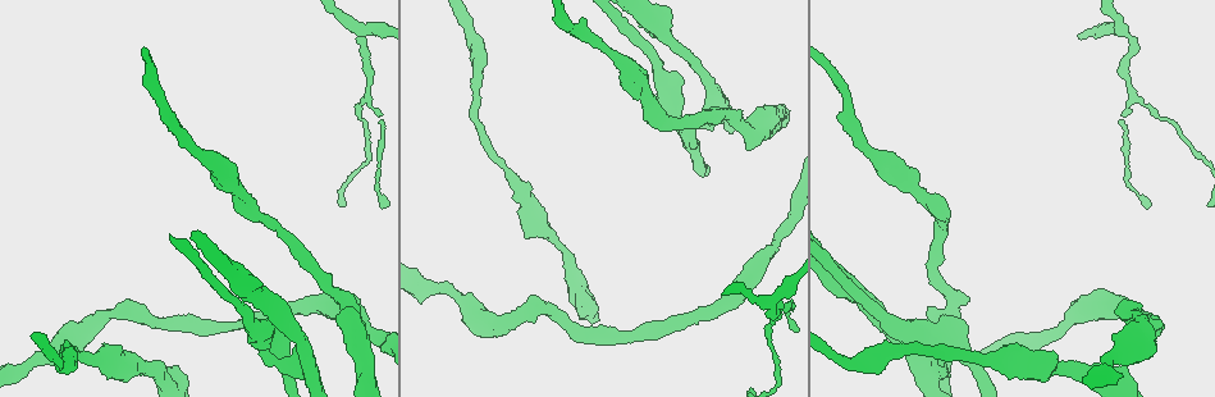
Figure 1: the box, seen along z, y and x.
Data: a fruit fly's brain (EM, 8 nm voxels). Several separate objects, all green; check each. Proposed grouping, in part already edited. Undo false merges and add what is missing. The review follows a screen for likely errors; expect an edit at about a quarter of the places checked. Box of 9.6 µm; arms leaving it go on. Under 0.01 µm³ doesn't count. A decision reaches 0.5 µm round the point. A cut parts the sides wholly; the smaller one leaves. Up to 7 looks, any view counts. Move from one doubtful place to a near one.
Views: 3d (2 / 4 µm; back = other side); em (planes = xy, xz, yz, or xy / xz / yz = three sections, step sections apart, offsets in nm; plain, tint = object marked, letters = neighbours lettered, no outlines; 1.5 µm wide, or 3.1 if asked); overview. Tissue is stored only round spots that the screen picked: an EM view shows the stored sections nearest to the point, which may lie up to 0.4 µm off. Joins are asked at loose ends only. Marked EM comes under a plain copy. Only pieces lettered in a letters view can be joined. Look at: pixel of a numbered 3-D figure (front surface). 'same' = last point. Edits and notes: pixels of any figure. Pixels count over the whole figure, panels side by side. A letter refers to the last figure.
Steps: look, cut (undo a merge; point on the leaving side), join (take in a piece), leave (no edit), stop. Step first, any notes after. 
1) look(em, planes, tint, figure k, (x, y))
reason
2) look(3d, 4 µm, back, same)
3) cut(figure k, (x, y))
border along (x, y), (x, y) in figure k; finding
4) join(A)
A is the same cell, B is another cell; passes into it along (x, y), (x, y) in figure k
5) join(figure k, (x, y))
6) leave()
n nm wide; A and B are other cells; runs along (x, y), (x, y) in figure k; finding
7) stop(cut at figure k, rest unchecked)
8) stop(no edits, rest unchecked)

look(3d, 4 µm, figure 1, (1127, 369))
thick end

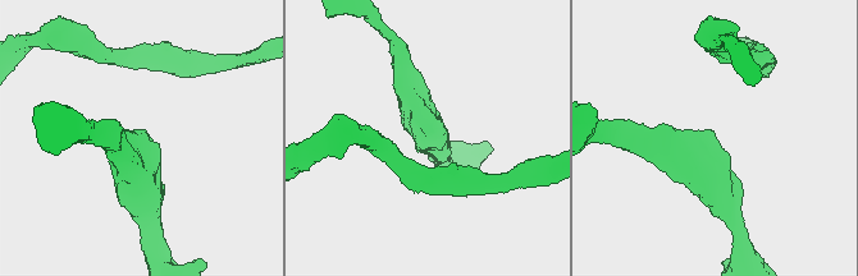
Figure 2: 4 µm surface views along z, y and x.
look(em, xy, step 8, letters, figure 2, (144, 130))

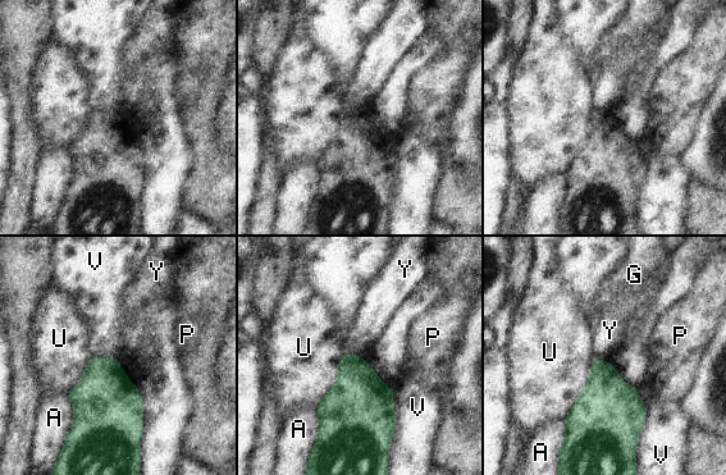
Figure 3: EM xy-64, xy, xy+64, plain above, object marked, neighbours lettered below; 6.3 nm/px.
look(em, planes, letters, same)
another direction

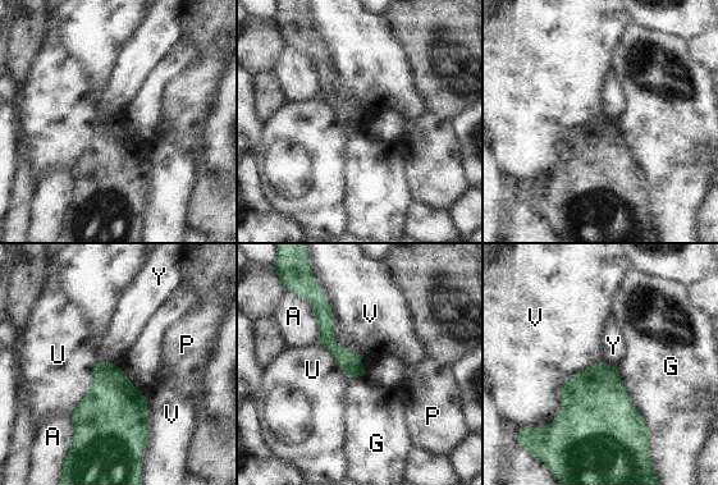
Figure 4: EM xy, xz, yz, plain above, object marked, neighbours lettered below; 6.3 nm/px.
leave()
A, G, P, U, V and Y are other cells; no lettered piece goes on from it

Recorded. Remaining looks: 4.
look(em, planes, tint, figure 1, (382, 206))
branch stops here

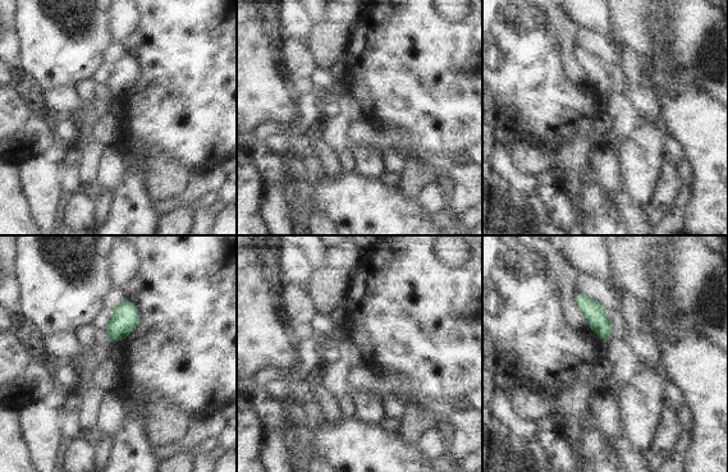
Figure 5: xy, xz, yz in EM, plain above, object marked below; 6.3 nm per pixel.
look(em, planes, letters, same)

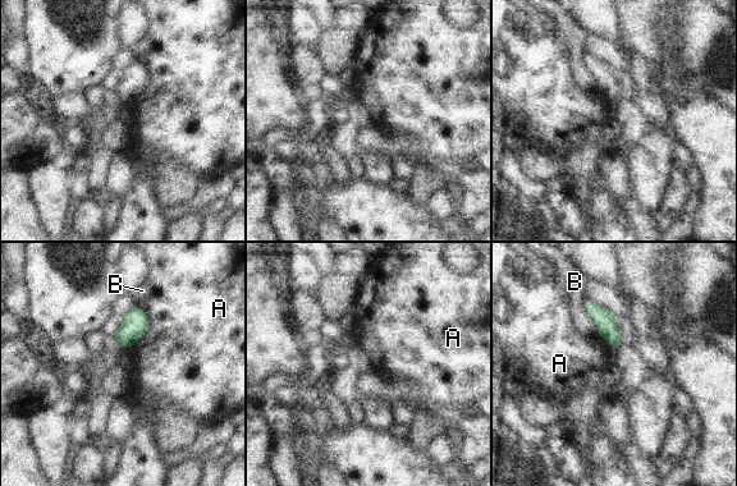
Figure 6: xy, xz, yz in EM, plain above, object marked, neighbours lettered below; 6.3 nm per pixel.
leave()
140 nm wide; A and B are other cells; border along (143, 308), (147, 330), (122, 349) in figure 6; none of them fits

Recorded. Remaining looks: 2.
look(3d, 4 µm, figure 1, (1134, 97))
three arms meet

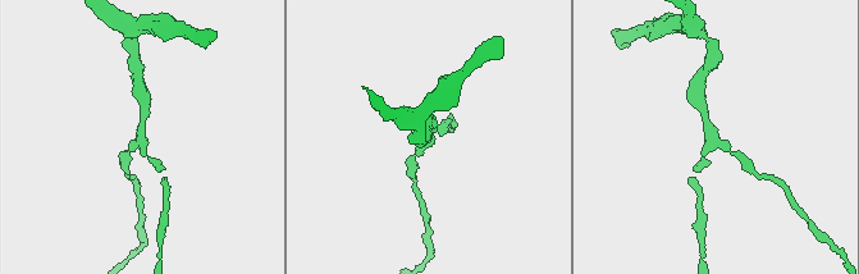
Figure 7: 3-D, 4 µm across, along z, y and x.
look(em, xy, step 4, letters, figure 7, (140, 135))
shape alone is not enough

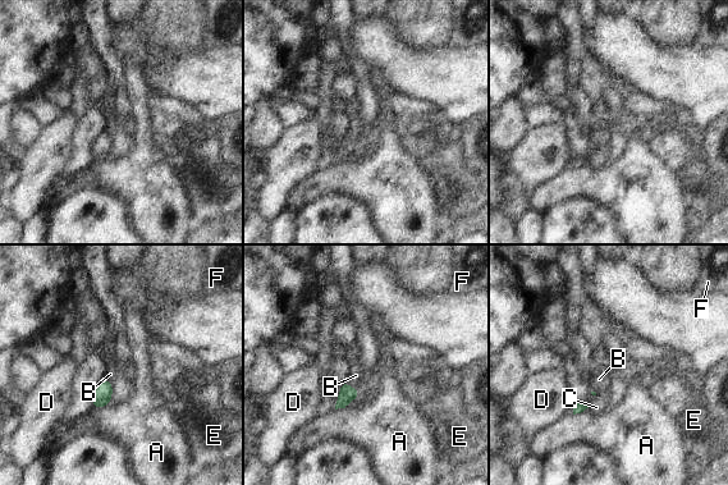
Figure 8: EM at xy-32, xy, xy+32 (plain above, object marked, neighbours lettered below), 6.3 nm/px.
leave()
A, B, C, D, E and F are other cells; border along (344, 380), (358, 390) in figure 8; all the same neuron

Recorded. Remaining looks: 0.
stop(no edits, rest unchecked)

